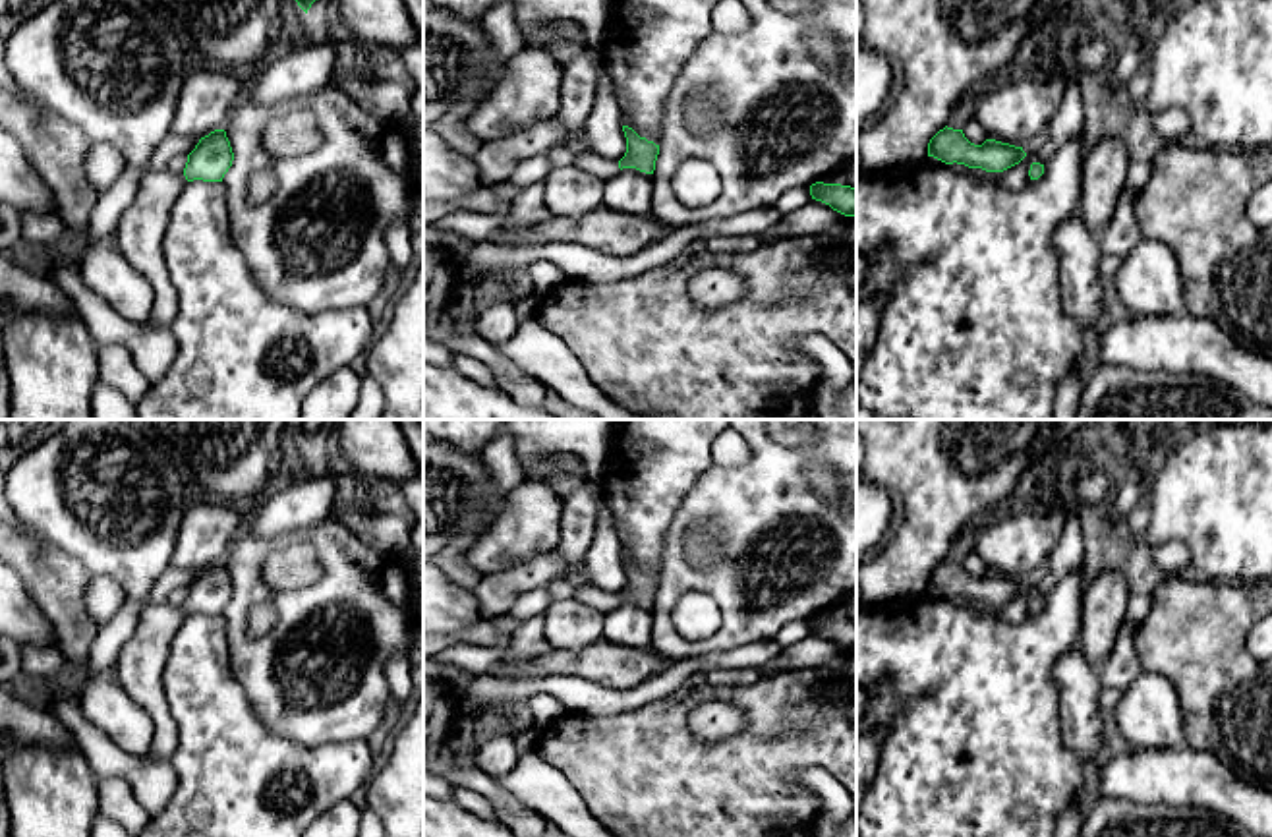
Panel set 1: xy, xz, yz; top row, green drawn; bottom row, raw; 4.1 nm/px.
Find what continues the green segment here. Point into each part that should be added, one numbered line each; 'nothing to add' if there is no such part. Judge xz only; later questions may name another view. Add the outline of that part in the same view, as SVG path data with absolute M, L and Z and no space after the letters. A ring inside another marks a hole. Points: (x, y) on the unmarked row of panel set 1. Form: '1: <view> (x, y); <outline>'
1: xz (592, 596); M593 584L576 588L576 597L584 605L588 605L603 615L607 615L611 609L615 609L621 603L619 593L605 592Z

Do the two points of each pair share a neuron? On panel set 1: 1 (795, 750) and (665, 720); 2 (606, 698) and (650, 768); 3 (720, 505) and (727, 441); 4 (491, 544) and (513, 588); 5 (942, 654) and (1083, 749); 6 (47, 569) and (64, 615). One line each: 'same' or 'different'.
1: same
2: different
3: different
4: different
5: different
6: same

